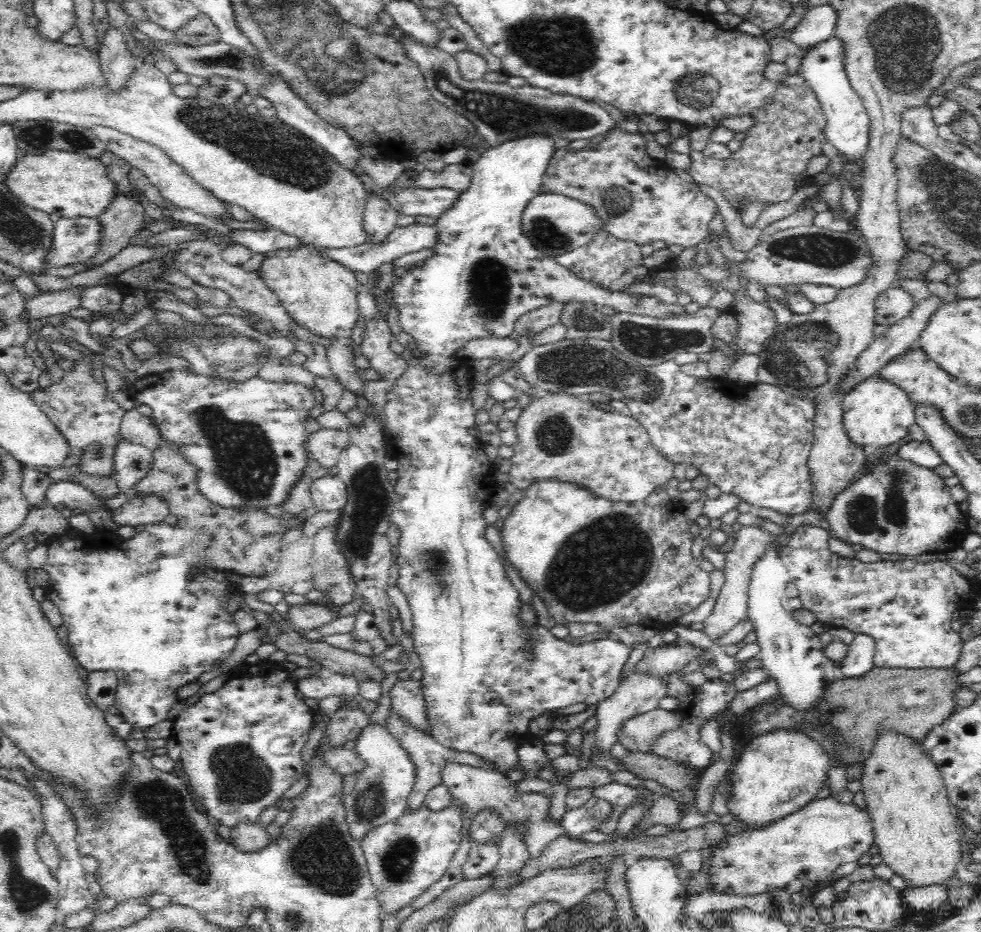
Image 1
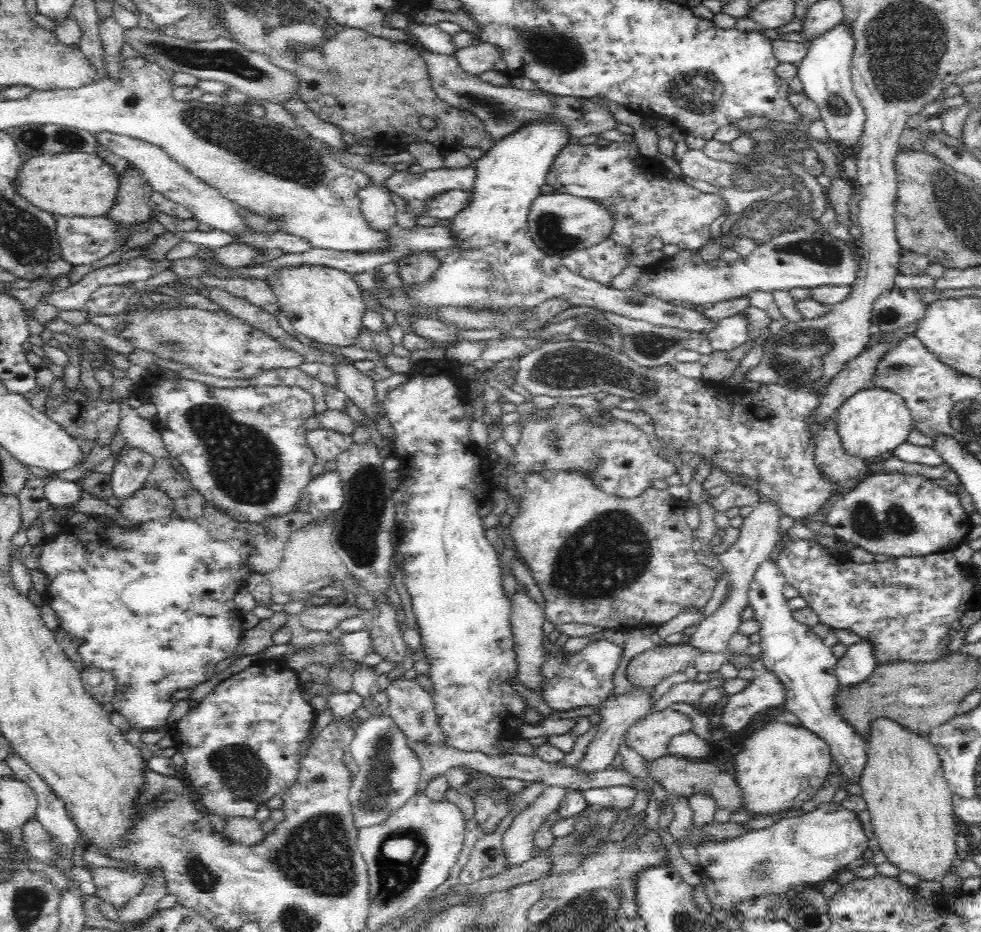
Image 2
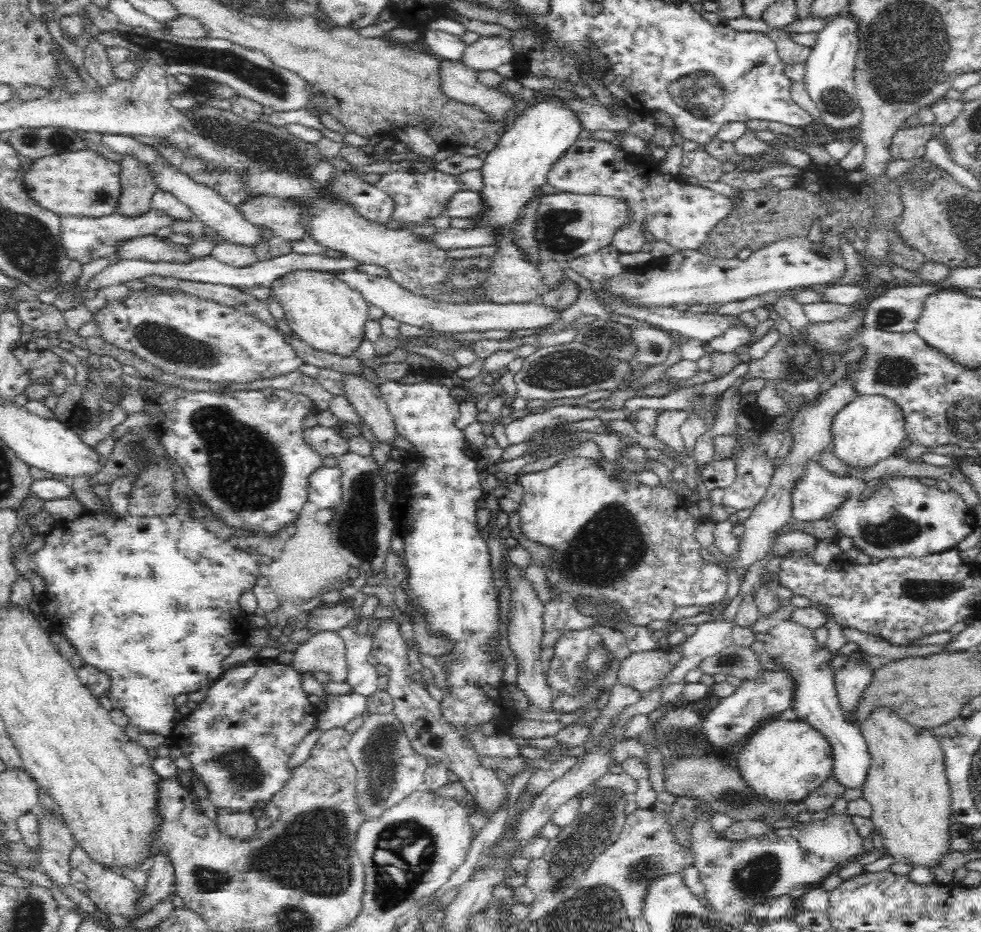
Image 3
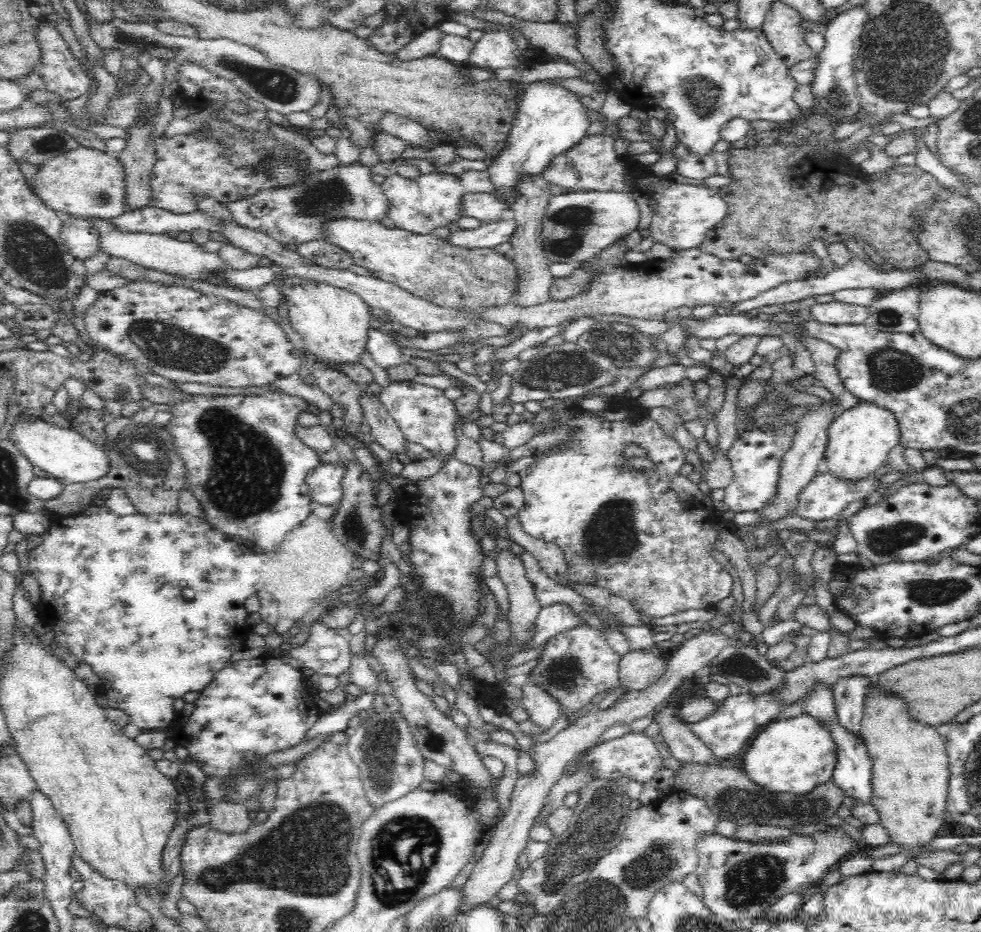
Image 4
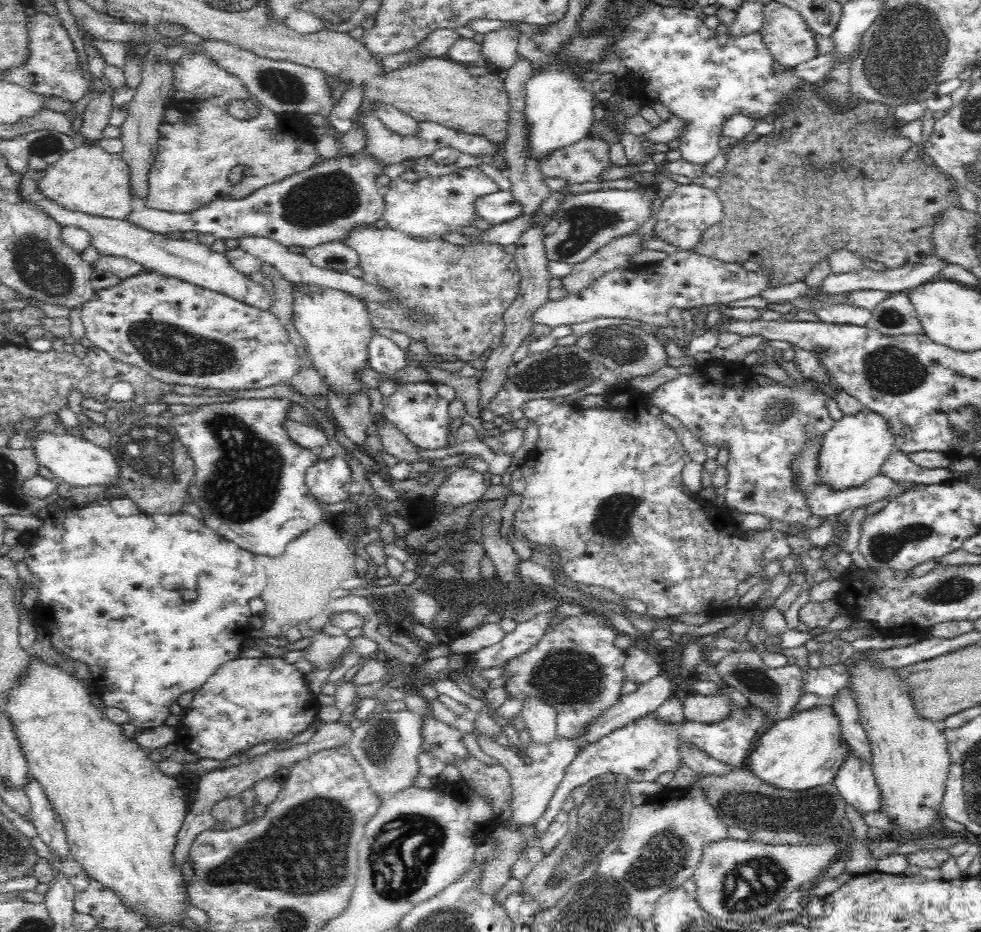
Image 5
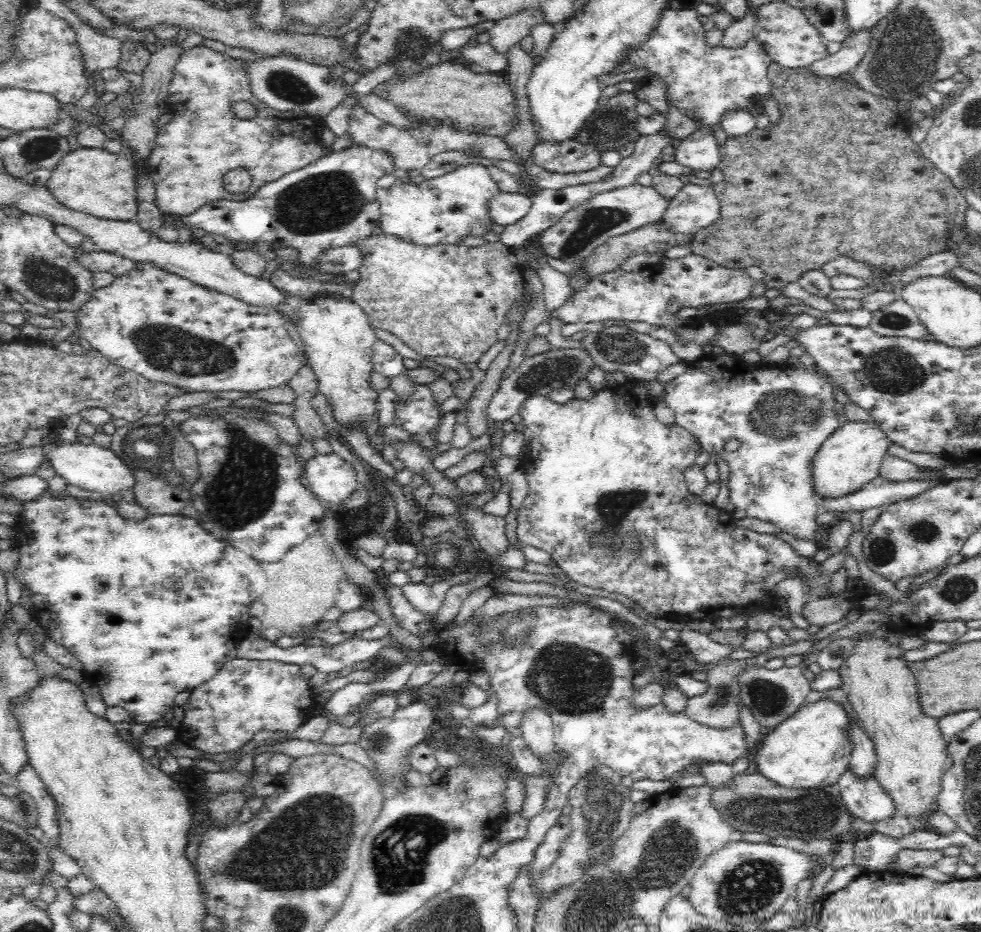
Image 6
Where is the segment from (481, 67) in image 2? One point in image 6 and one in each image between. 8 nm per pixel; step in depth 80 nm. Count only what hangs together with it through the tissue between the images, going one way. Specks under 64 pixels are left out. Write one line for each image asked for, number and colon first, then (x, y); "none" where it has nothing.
3: (487, 53)
4: (496, 49)
5: (499, 48)
6: (506, 33)

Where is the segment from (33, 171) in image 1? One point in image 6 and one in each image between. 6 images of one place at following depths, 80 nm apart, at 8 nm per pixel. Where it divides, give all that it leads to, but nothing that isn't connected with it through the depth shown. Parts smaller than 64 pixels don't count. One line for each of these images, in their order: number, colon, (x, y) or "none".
2: (74, 184)
3: (78, 184)
4: (87, 183)
5: (88, 179)
6: (93, 181)

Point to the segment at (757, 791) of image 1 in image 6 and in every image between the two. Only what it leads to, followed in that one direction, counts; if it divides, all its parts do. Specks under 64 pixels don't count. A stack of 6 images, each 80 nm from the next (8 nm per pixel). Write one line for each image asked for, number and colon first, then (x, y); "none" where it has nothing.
2: (781, 766)
3: (785, 761)
4: (792, 756)
5: (803, 751)
6: (810, 749)

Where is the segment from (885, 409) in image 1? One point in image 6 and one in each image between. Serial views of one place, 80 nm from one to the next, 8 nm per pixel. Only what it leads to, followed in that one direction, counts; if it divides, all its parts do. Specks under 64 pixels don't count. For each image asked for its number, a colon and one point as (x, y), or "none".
2: (873, 421)
3: (869, 428)
4: (859, 439)
5: (853, 449)
6: (851, 456)

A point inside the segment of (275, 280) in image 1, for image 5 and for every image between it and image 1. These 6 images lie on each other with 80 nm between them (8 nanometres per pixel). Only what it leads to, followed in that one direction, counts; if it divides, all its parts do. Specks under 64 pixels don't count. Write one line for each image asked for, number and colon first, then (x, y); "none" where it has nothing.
2: (323, 303)
3: (322, 309)
4: (333, 322)
5: (335, 326)

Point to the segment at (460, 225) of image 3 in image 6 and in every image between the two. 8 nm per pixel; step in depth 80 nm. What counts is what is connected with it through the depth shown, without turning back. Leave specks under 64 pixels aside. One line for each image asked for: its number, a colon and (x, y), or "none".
4: (475, 208)
5: (498, 207)
6: (504, 208)

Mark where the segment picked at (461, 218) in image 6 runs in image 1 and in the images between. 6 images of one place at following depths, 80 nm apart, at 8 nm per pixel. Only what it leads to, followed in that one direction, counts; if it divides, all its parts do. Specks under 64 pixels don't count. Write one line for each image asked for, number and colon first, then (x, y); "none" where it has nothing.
1: (457, 177)
2: (414, 189)
3: (418, 197)
4: (430, 201)
5: (428, 208)

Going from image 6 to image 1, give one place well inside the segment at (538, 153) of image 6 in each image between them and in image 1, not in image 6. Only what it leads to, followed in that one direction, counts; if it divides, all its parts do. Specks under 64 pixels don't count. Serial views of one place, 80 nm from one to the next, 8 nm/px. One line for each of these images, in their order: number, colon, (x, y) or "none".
1: (638, 198)
2: (646, 200)
3: (679, 213)
4: (683, 214)
5: (588, 160)

